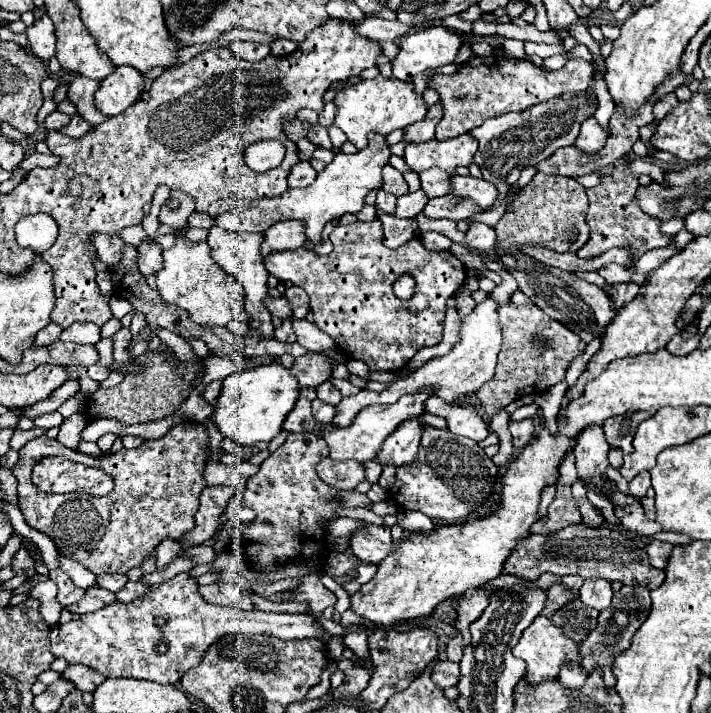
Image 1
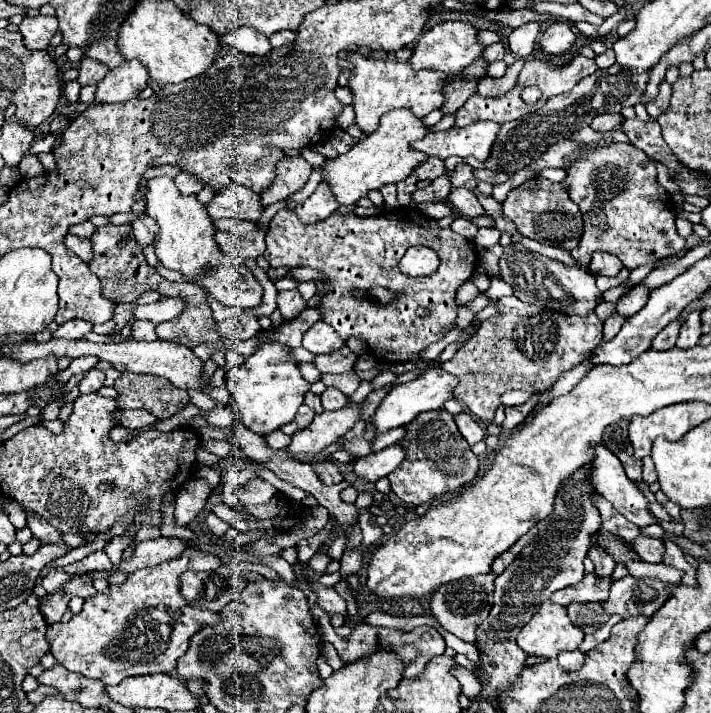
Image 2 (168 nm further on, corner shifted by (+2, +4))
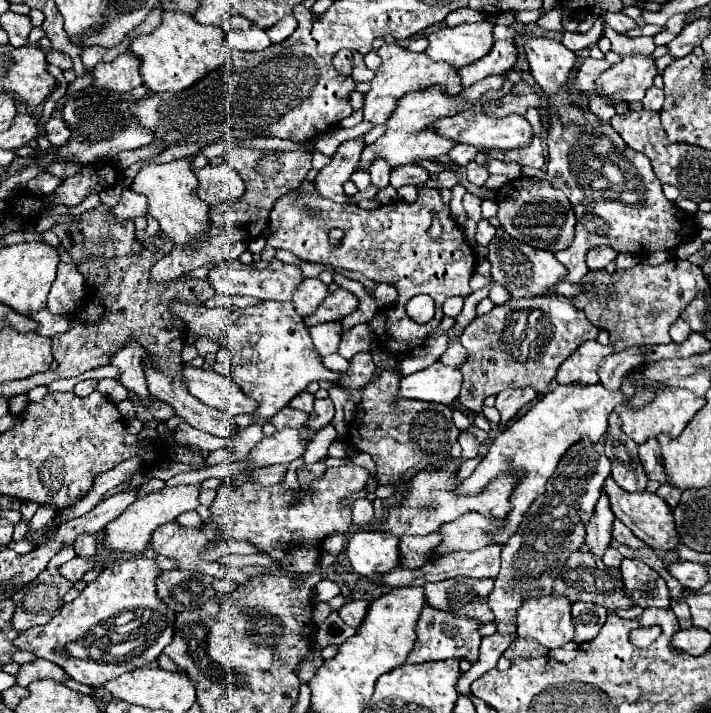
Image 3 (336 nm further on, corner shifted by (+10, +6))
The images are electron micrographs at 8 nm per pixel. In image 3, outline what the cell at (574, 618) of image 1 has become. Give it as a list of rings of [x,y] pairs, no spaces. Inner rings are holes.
[[[577,602],[573,604],[573,624],[575,624],[575,638],[573,642],[581,644],[581,642],[589,642],[593,640],[601,626],[605,624],[607,618],[607,610],[597,606],[597,604],[589,604],[589,602]]]

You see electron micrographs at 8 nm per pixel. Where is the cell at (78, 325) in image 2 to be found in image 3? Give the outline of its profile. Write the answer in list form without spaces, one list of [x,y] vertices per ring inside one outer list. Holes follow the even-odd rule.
[[[47,308],[33,314],[33,320],[37,322],[37,334],[41,336],[53,336],[69,330],[69,320],[65,316],[51,314]]]

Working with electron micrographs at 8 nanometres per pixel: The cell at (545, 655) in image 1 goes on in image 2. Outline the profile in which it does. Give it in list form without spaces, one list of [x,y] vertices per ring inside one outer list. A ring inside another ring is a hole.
[[[543,602],[539,612],[523,626],[517,636],[517,646],[537,658],[557,658],[561,650],[577,650],[583,642],[583,632],[571,624],[567,610],[553,602]]]

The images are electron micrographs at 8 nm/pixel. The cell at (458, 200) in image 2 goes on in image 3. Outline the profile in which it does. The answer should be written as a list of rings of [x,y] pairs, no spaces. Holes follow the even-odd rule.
[[[465,194],[463,196],[463,206],[467,210],[467,216],[473,220],[473,222],[479,222],[481,220],[481,198],[473,196],[473,194]]]

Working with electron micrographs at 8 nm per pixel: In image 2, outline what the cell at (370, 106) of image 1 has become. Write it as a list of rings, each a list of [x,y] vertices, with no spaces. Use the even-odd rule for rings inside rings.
[[[351,54],[349,60],[355,64],[351,70],[351,78],[347,88],[353,96],[353,110],[355,110],[355,124],[361,128],[363,134],[369,134],[377,128],[377,122],[383,114],[395,108],[409,108],[413,116],[423,118],[431,110],[437,110],[441,106],[443,98],[443,86],[441,82],[447,78],[443,72],[433,70],[421,70],[413,72],[407,62],[391,62],[391,60],[373,60],[363,58],[359,54]]]

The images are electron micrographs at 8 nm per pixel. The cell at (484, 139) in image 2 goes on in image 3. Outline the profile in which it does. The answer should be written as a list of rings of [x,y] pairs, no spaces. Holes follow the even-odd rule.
[[[479,102],[479,104],[473,104],[471,108],[467,108],[465,112],[441,118],[437,122],[437,132],[445,134],[447,138],[457,138],[457,142],[461,142],[461,144],[473,144],[481,152],[489,150],[489,148],[511,150],[511,148],[521,148],[521,146],[531,144],[533,128],[531,128],[531,124],[527,122],[525,116],[509,114],[509,116],[503,116],[503,118],[495,118],[495,116],[485,114],[483,106],[485,106],[485,102]]]

